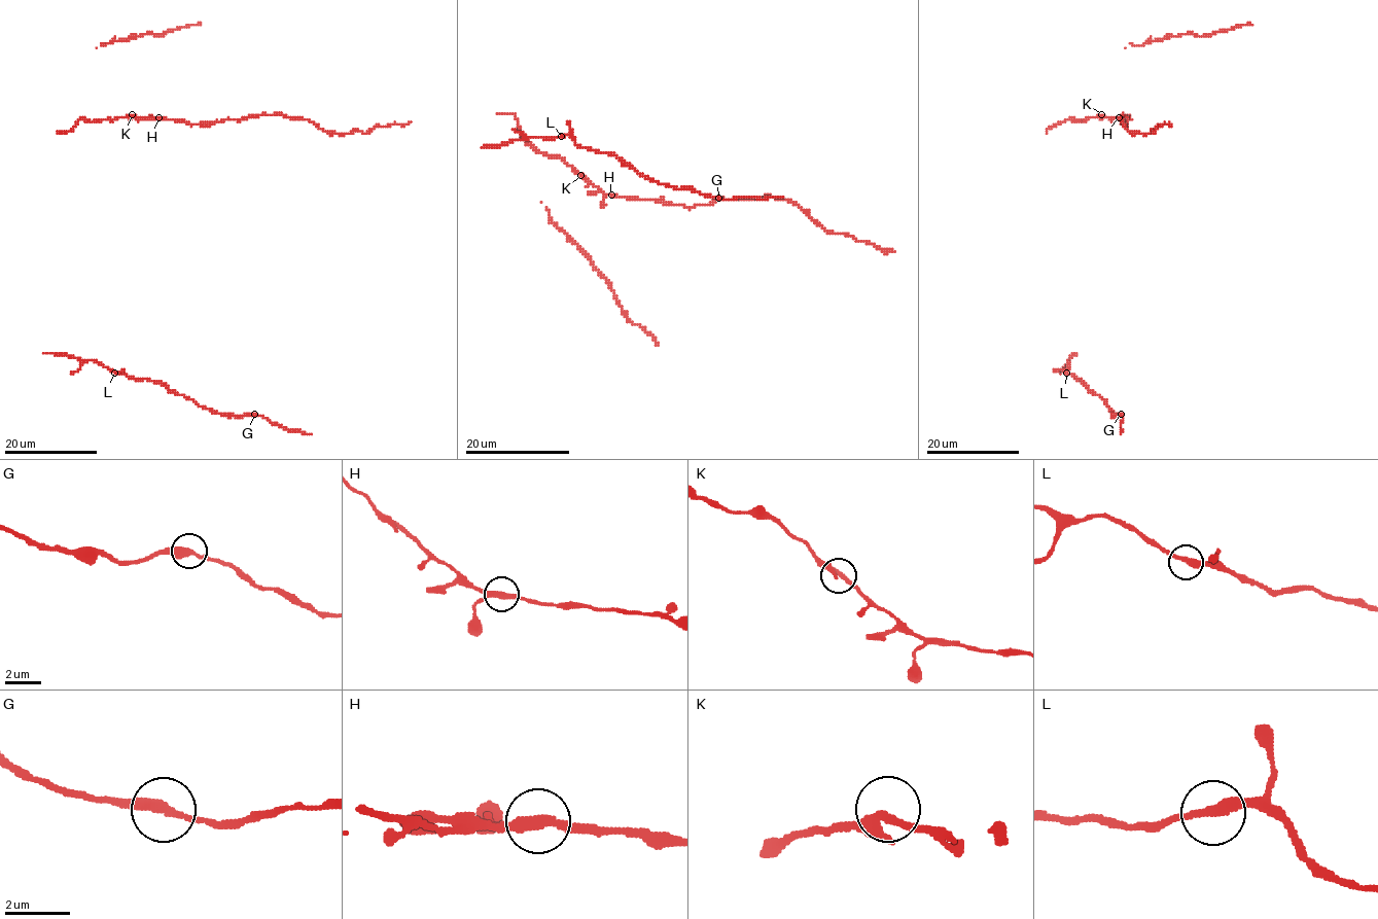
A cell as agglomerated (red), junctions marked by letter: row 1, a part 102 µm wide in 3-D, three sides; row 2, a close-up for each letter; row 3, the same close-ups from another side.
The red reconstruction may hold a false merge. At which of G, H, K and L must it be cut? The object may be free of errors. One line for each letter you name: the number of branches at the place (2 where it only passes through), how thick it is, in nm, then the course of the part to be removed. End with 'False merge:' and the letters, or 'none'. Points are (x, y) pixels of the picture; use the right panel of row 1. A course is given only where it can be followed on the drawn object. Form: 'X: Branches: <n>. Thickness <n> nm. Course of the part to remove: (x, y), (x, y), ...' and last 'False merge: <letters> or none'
False merge: none

